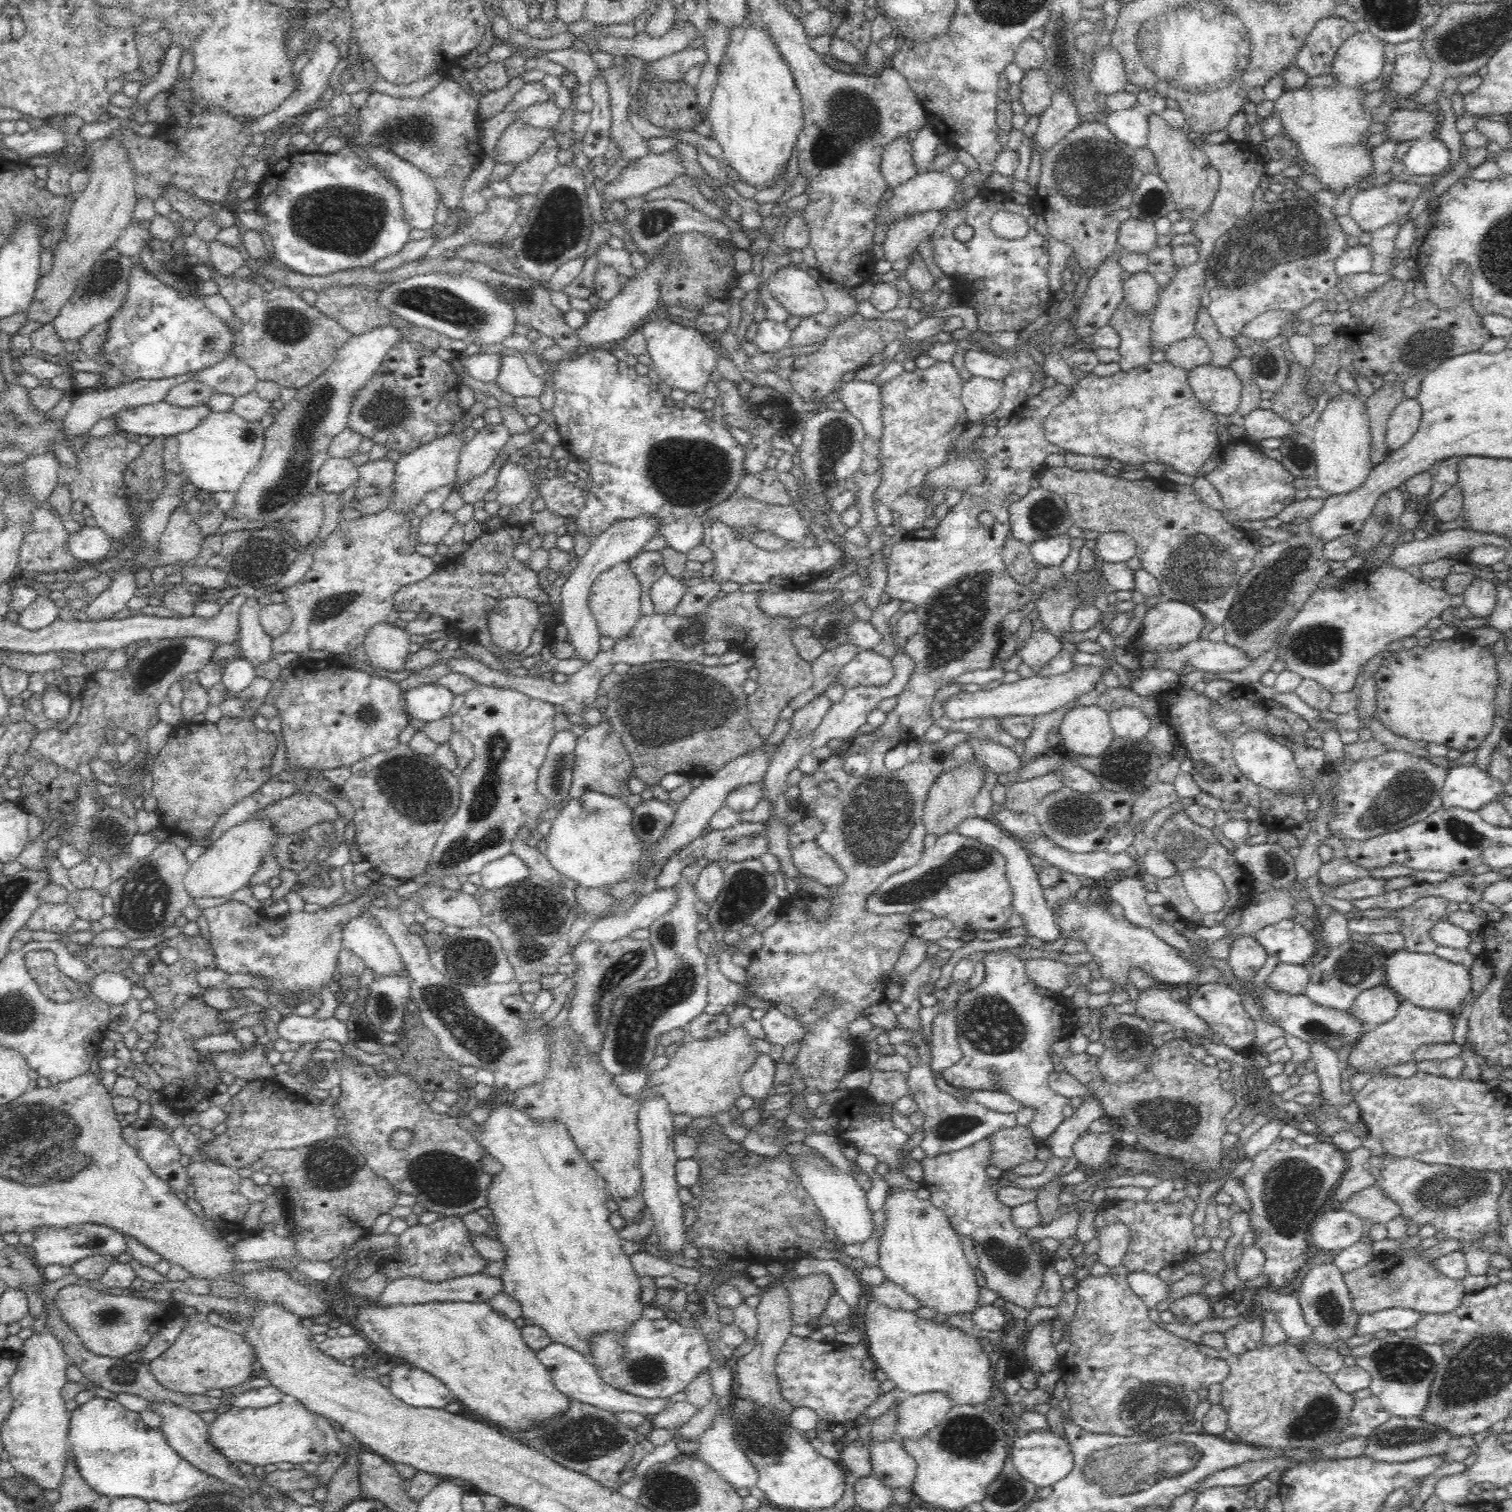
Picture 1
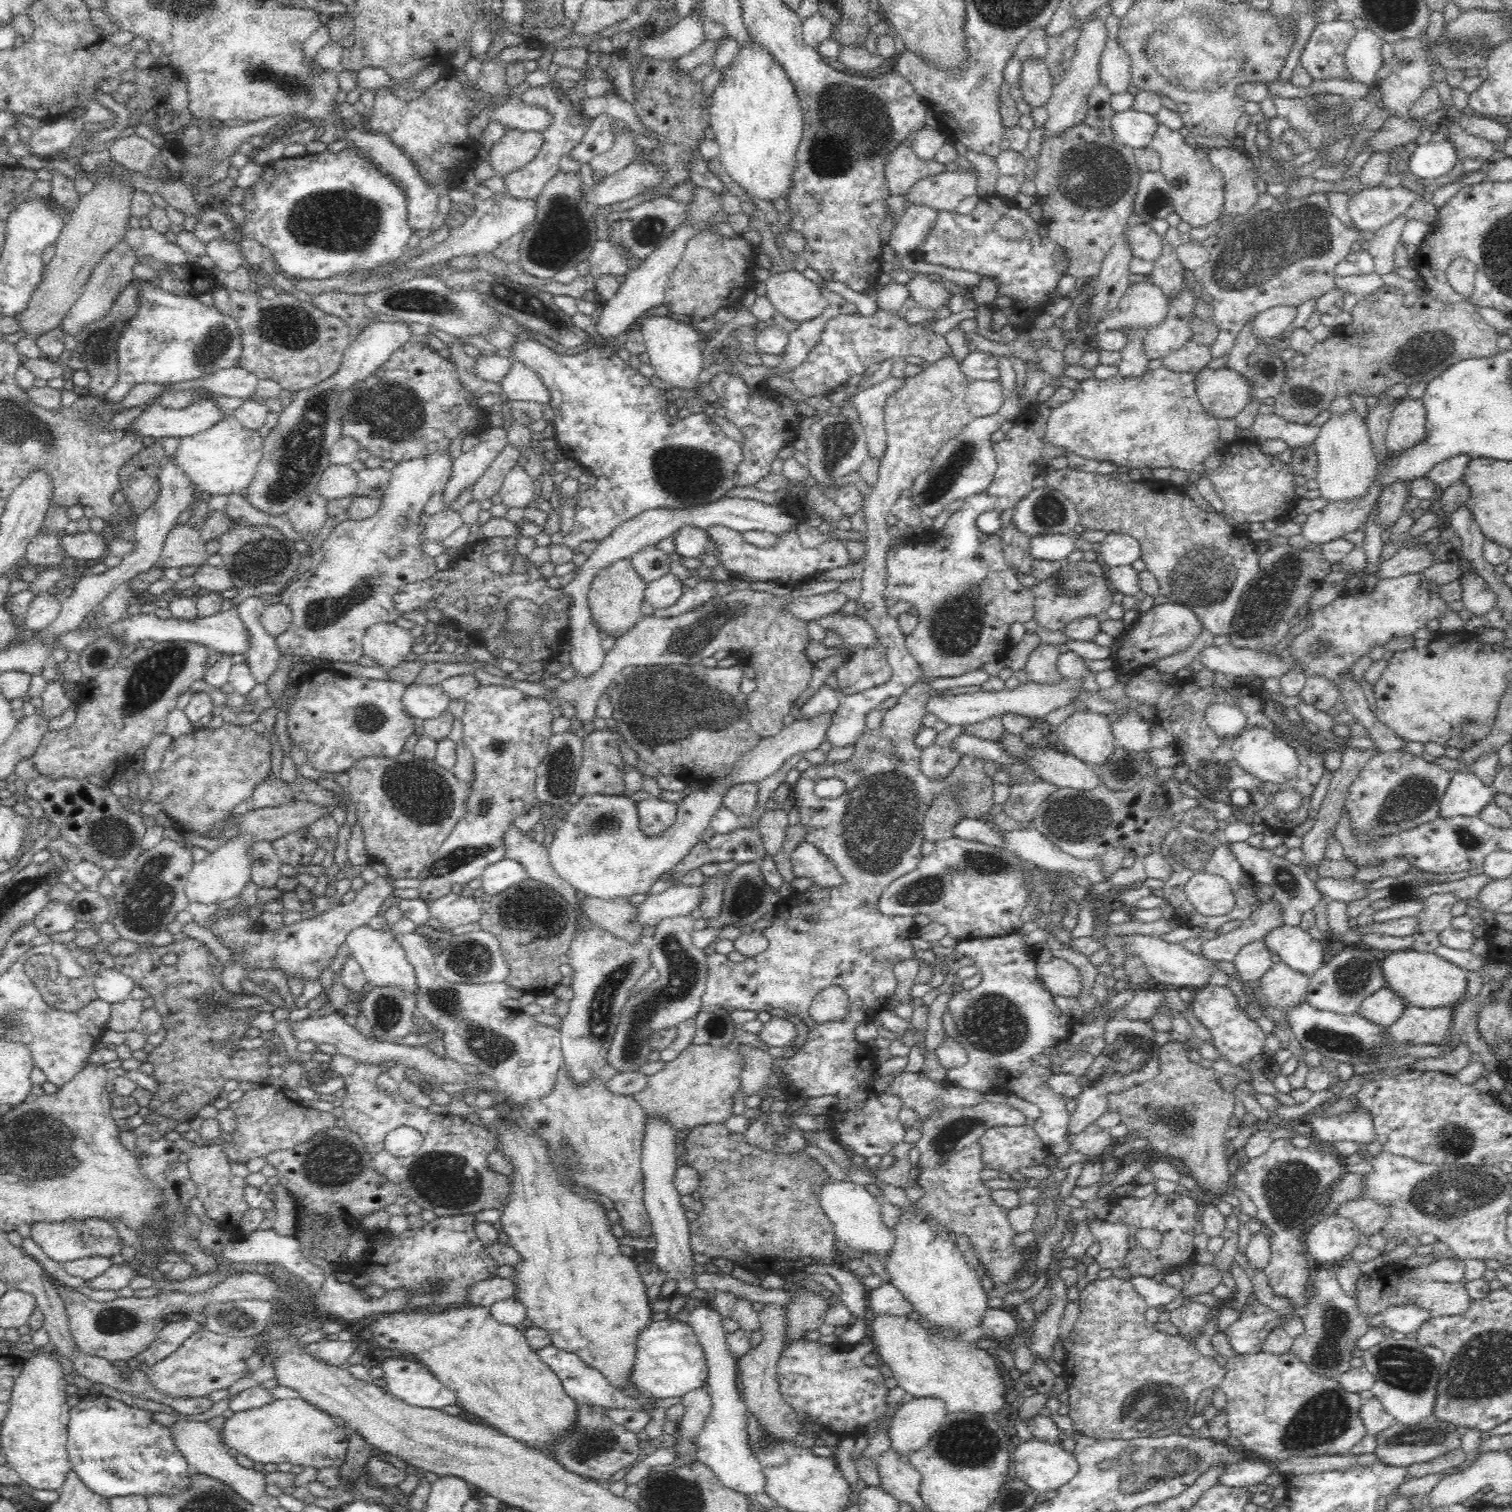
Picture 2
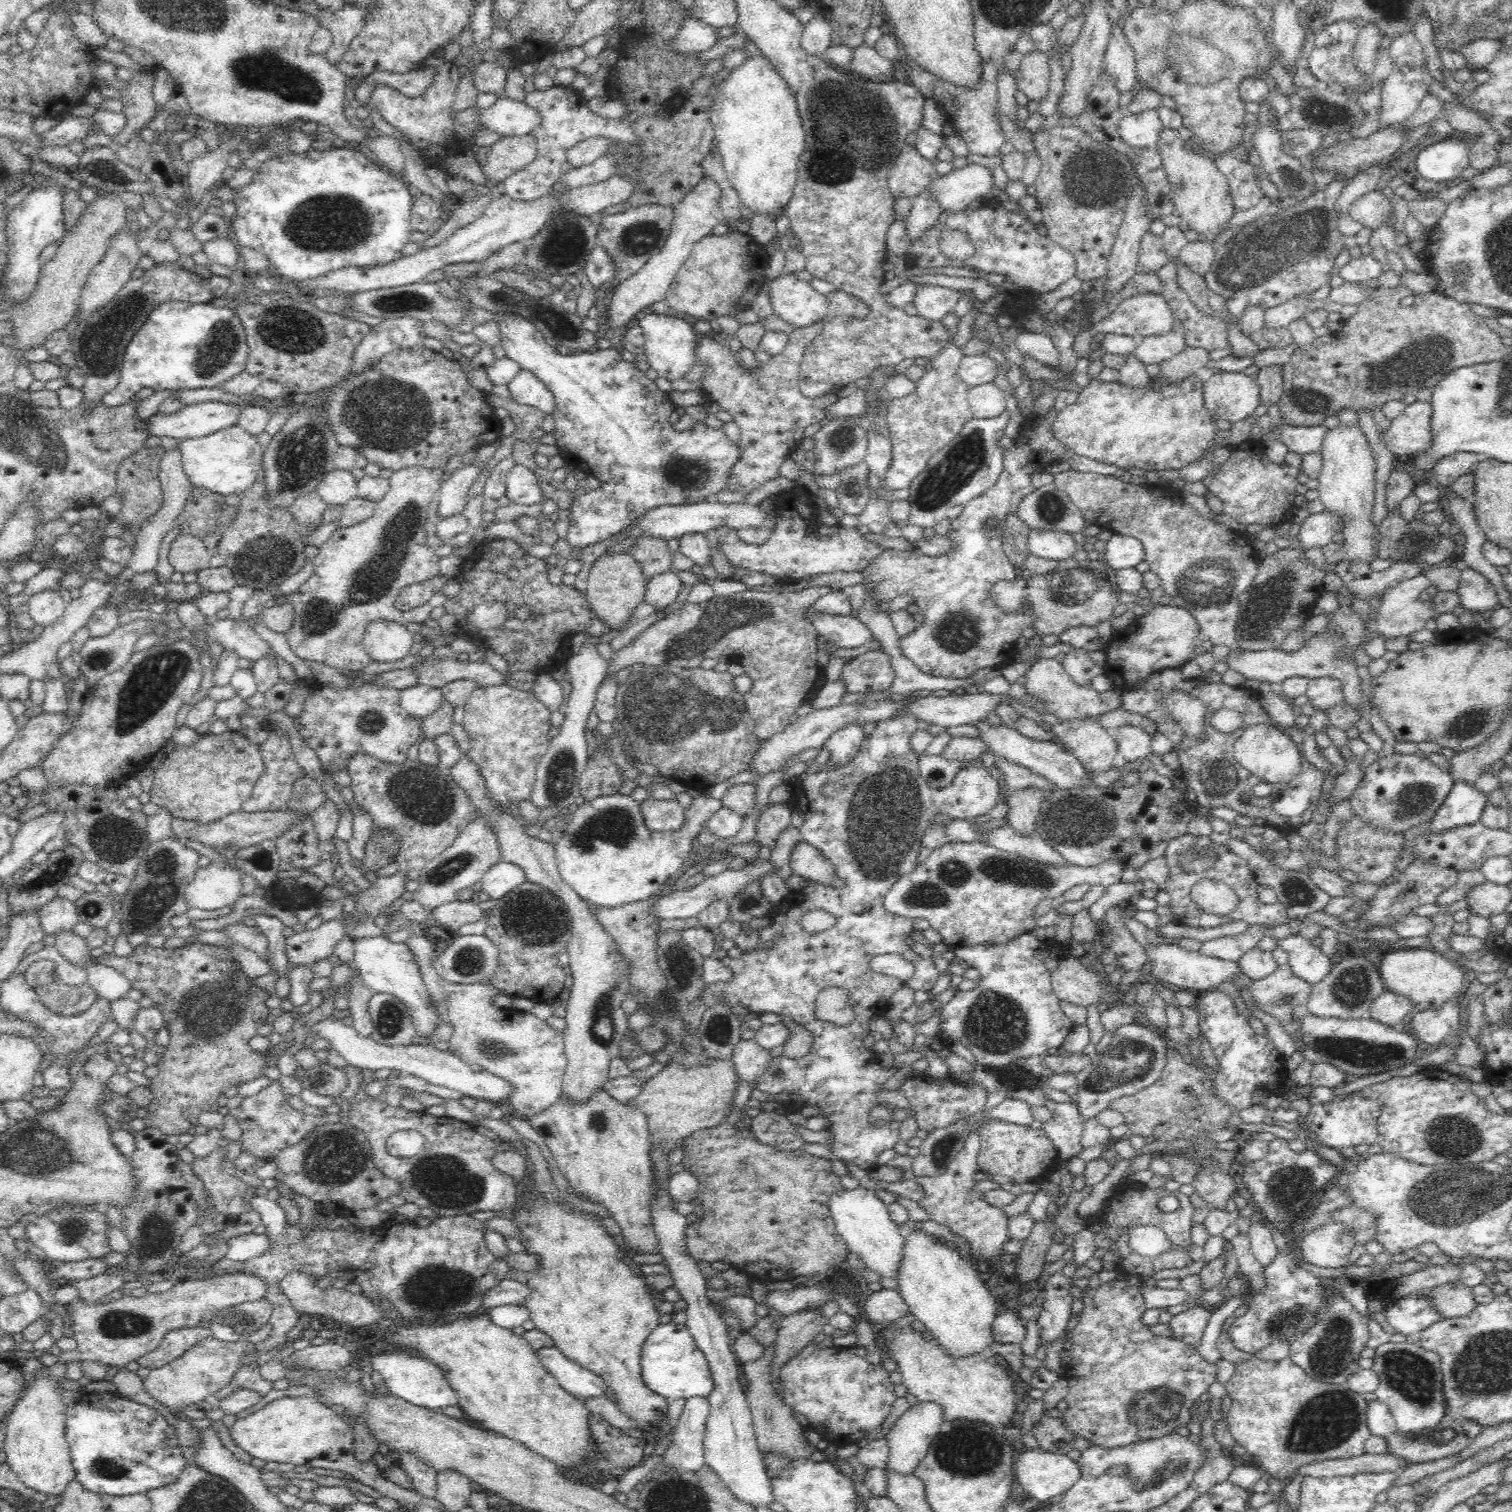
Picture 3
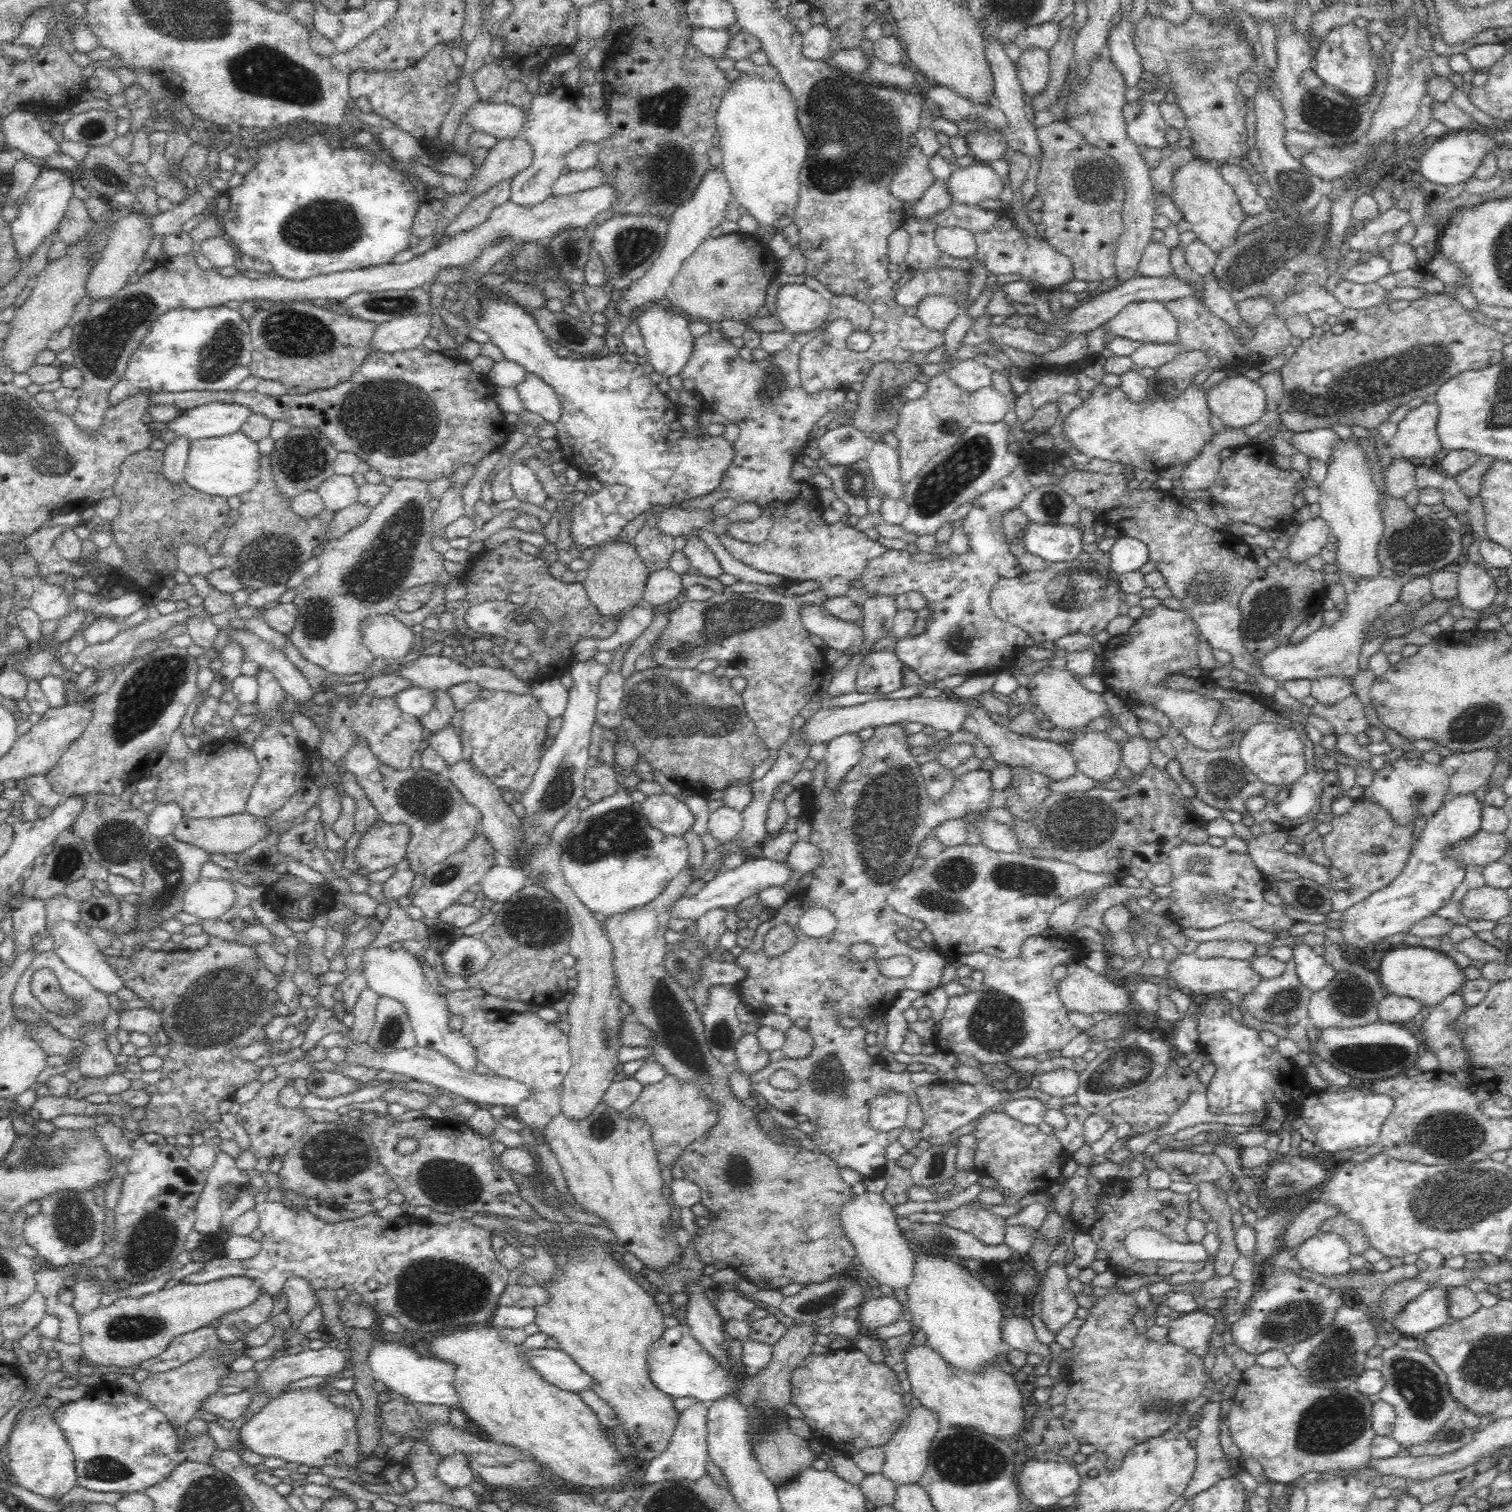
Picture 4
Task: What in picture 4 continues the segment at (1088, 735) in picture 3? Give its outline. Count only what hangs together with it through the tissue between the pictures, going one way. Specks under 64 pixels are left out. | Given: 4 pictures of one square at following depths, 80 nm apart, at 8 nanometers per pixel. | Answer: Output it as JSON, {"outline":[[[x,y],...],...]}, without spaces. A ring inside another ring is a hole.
{"outline":[[[1102,731],[1080,734],[1066,744],[1076,763],[1074,774],[1088,776],[1098,782],[1098,787],[1105,786],[1105,782],[1114,779],[1113,776],[1121,767],[1120,748]]]}

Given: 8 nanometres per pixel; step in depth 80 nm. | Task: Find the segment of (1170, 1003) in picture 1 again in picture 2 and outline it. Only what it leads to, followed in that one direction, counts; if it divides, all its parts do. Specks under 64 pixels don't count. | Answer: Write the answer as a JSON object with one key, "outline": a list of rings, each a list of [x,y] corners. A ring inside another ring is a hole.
{"outline":[[[1136,990],[1135,996],[1129,1004],[1114,1010],[1116,1011],[1114,1016],[1108,1018],[1105,1017],[1106,1023],[1116,1022],[1116,1020],[1148,1022],[1154,1014],[1157,1014],[1159,1006],[1162,1007],[1162,1009],[1166,1008],[1166,1000],[1164,1000],[1161,991],[1148,992],[1144,990]]]}

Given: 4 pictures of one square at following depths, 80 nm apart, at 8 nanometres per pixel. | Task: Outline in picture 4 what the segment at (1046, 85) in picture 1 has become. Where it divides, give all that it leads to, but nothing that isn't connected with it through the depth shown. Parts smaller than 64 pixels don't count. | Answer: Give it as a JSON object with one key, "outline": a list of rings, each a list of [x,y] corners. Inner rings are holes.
{"outline":[[[1038,47],[1026,48],[1015,66],[1019,83],[1025,94],[1033,97],[1044,92],[1044,88],[1050,80],[1048,51]]]}

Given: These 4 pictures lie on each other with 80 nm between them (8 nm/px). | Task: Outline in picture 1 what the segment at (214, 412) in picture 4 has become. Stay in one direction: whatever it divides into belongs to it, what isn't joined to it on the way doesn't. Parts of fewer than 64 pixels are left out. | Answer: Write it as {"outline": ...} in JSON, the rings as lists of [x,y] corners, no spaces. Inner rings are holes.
{"outline":[[[161,401],[124,410],[117,417],[119,430],[124,434],[165,438],[196,430],[212,414],[214,411],[208,403],[191,408],[177,408]]]}

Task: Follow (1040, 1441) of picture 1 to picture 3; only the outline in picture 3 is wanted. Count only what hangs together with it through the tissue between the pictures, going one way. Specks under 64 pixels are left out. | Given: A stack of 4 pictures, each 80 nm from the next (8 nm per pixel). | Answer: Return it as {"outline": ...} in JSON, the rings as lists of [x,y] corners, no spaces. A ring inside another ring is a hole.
{"outline":[[[1025,1448],[1025,1450],[1016,1464],[1016,1480],[1028,1497],[1039,1504],[1040,1508],[1050,1505],[1053,1497],[1064,1496],[1080,1480],[1078,1470],[1080,1466],[1064,1453],[1052,1453],[1042,1448],[1037,1450]]]}

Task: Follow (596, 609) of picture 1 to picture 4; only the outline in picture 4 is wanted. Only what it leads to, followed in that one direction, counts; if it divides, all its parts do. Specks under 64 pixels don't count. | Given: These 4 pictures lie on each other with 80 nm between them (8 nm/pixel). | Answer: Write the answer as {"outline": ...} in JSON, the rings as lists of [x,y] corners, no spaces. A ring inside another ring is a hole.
{"outline":[[[610,540],[599,547],[589,560],[587,576],[583,582],[584,588],[600,614],[623,616],[643,598],[643,590],[651,572],[632,542]]]}

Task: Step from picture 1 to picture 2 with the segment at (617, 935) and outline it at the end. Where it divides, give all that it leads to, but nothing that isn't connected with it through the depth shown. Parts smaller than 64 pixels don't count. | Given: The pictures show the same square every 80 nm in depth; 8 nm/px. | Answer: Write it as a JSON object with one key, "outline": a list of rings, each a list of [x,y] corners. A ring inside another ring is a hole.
{"outline":[[[679,884],[658,894],[651,896],[638,908],[638,921],[642,925],[656,925],[662,920],[678,918],[678,916],[698,915],[704,902],[704,886],[686,886]]]}

